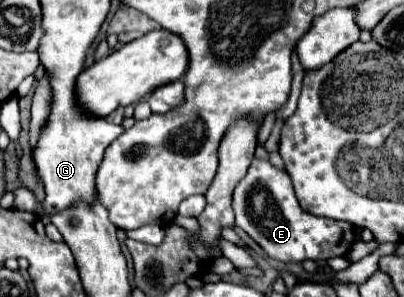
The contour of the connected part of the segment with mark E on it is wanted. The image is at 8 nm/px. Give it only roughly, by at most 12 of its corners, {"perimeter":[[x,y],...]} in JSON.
{"perimeter":[[252,160],[234,188],[242,228],[284,264],[344,256],[350,222],[304,212],[290,176]]}

